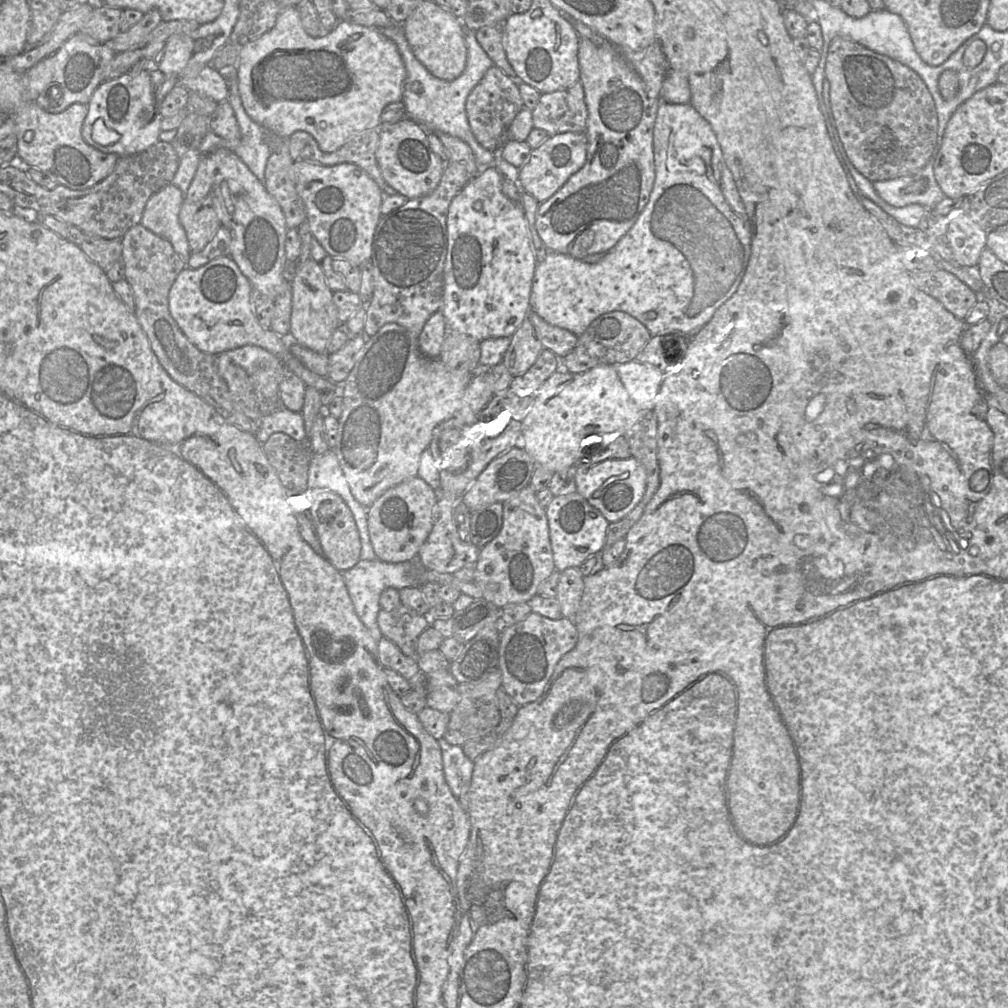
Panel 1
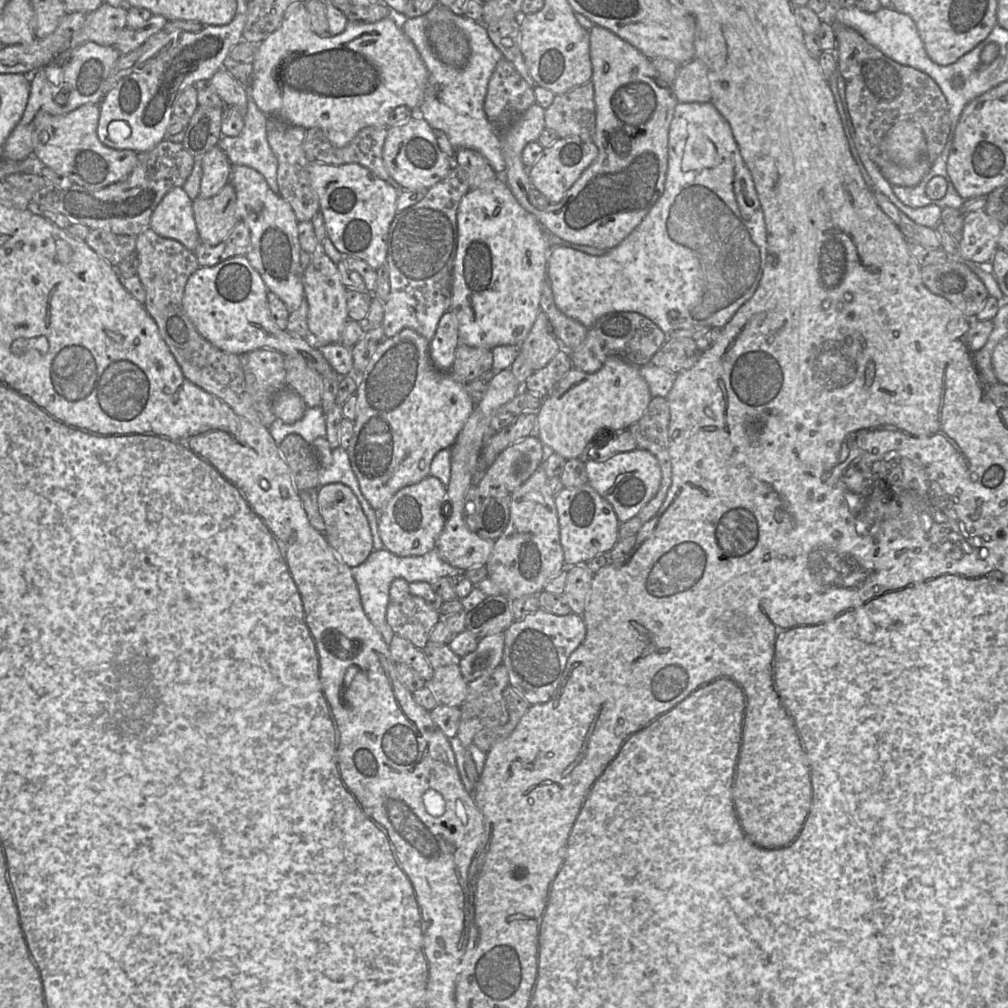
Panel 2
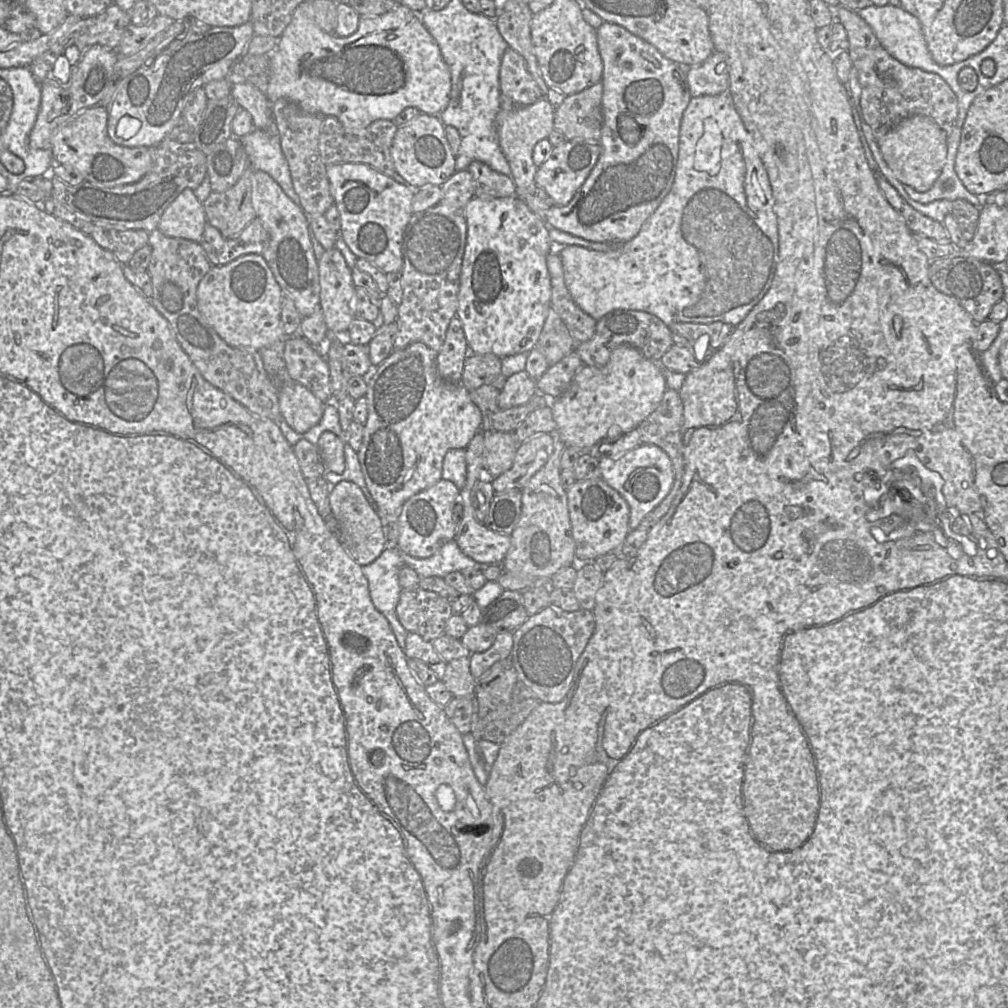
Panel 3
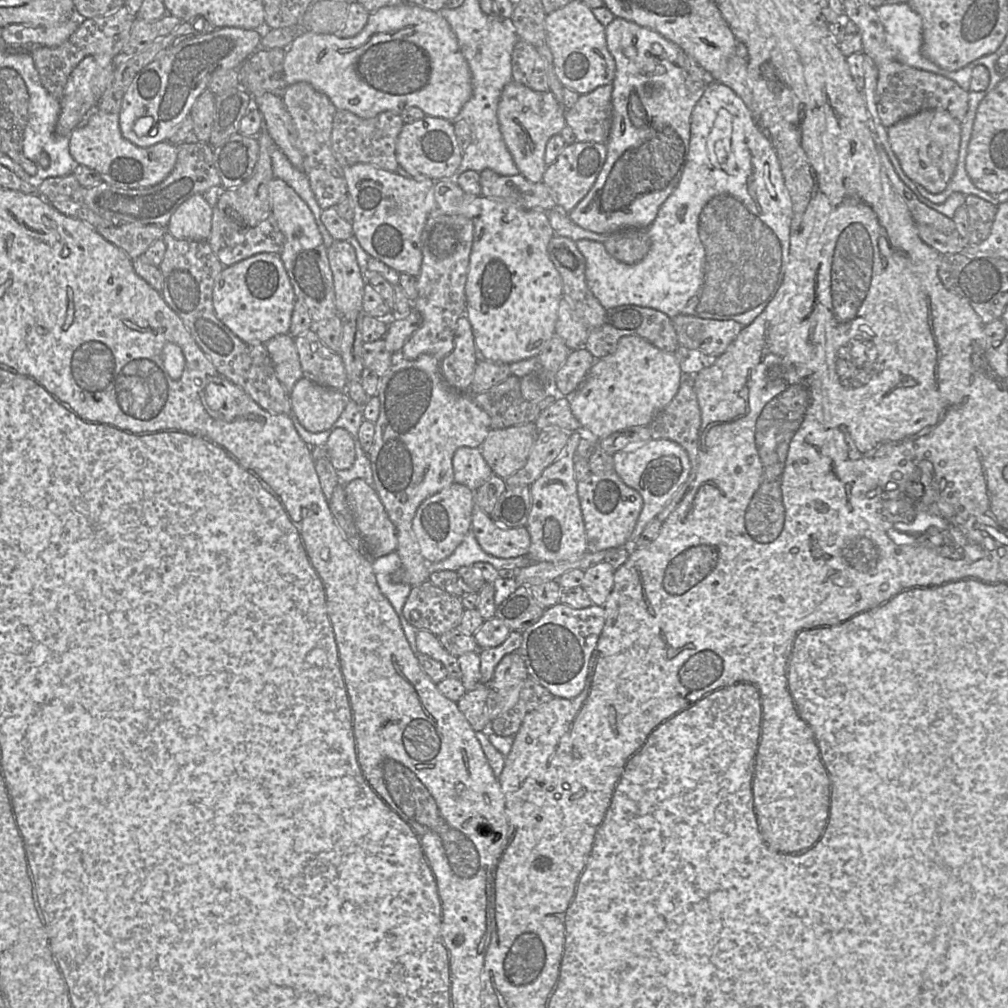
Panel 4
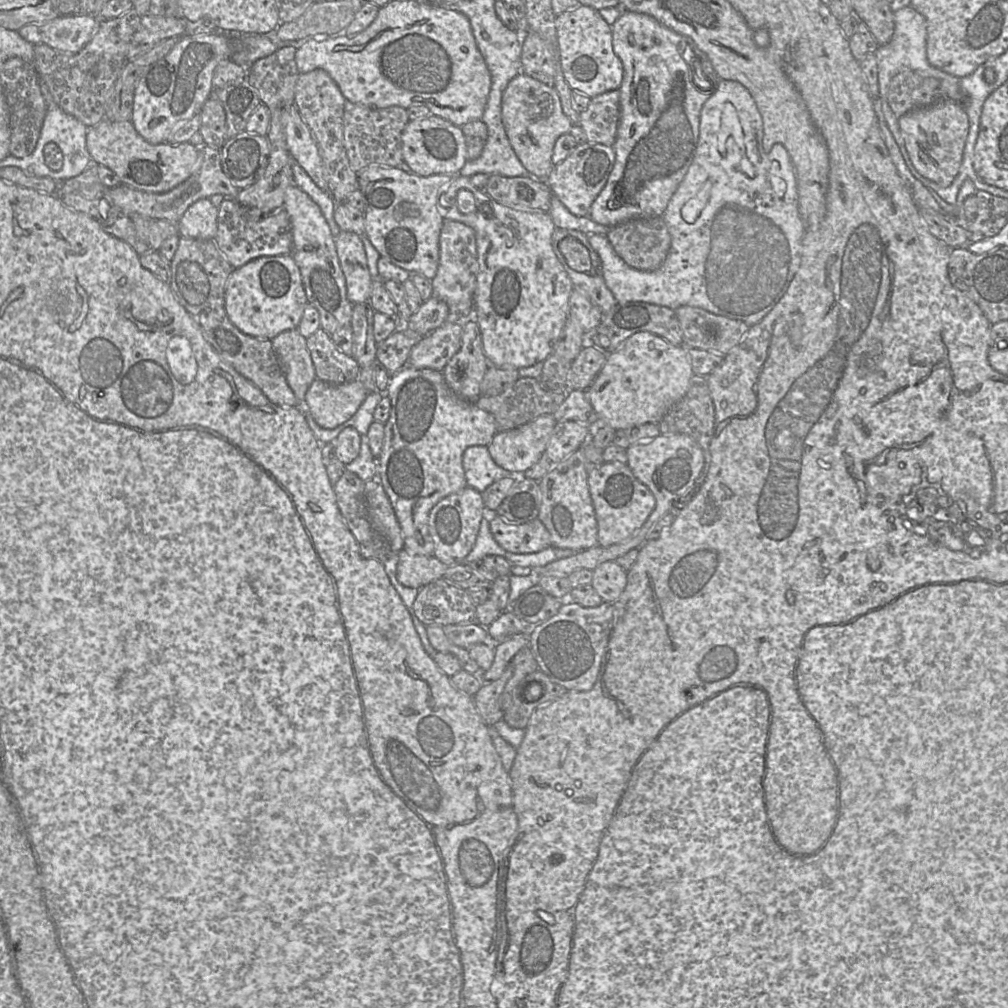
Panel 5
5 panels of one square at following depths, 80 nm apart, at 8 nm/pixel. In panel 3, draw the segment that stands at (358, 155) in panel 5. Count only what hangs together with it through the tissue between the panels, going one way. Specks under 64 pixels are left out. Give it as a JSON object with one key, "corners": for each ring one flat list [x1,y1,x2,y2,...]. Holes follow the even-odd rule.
{"corners":[[334,116,323,119,318,140,318,150,326,165,363,163,370,165,382,174,401,184,408,184,396,171,391,158,391,146,398,126,393,120,378,119,360,130,346,130]]}

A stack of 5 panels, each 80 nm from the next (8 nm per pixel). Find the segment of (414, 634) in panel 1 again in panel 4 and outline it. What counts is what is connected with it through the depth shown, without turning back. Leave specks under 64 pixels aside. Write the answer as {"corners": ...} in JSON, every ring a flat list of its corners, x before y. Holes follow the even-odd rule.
{"corners":[[429,581,412,586,402,610,409,624,438,637,458,627,464,611,461,597,452,595]]}

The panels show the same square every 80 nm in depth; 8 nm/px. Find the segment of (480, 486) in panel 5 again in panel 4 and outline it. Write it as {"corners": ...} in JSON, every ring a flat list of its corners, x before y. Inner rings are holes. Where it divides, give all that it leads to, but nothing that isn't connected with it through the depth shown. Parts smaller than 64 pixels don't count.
{"corners":[[458,448,453,455,452,464,455,482,473,491,494,475,479,448]]}

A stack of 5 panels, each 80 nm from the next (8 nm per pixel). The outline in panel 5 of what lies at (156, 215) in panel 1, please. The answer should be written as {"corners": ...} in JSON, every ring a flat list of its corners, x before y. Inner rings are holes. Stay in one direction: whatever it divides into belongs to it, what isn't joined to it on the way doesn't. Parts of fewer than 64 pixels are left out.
{"corners":[[207,198,193,203,178,222,178,235,184,238,212,240,217,233,218,207]]}

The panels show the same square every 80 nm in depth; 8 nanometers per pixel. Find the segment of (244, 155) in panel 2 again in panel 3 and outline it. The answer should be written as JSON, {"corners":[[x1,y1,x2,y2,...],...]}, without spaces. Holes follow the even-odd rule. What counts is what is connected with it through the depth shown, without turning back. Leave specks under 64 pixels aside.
{"corners":[[274,124,268,130,254,128,252,132,238,139,248,156,249,167,269,174,283,192,299,205,299,197,294,190,289,165,282,153]]}

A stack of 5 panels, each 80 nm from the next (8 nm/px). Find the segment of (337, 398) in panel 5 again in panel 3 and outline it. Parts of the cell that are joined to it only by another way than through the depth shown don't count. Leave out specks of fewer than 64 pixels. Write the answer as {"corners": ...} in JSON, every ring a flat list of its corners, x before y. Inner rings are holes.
{"corners":[[286,380,280,384,278,399,281,419,299,433,315,426,326,407,326,403,294,380]]}

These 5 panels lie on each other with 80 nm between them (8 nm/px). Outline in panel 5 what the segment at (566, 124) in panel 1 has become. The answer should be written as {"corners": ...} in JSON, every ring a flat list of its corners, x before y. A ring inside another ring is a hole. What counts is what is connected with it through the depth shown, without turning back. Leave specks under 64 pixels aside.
{"corners":[[611,90,591,98,575,124,583,128,588,142,613,146,619,119,620,92]]}

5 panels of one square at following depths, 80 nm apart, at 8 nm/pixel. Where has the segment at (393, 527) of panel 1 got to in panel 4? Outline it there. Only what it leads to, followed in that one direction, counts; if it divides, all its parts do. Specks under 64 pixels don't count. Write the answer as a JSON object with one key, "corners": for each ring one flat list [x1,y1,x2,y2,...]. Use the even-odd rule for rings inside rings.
{"corners":[[452,483,424,500,413,519,413,532,420,546,421,555,429,562,439,562,449,557,470,531,475,492,470,488]]}

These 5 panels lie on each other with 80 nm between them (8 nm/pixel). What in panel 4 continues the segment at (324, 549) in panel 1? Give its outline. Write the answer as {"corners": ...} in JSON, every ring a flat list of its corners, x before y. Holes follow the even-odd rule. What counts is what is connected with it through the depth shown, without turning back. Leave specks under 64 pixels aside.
{"corners":[[352,480,345,484,345,493,368,557,375,560,396,551,396,528,373,485]]}

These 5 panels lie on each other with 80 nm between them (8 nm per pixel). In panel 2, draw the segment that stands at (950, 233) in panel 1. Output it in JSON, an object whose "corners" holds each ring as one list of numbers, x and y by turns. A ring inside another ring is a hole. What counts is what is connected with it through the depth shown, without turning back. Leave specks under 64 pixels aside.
{"corners":[[984,210,971,211,964,216,958,257,976,264,989,263,999,249,998,239,1004,226]]}

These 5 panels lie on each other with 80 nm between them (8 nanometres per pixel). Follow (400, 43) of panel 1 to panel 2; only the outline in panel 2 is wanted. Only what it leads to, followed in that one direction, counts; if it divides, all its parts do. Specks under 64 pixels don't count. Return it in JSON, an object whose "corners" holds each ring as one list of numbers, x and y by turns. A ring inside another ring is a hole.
{"corners":[[391,11,389,16,394,18,412,41,428,71,424,97,415,113,425,119,435,131,444,132,454,148,468,148,478,152,498,176,503,176,506,164,501,151,500,136,484,111,490,77,503,56,489,38,486,25,454,13,452,23,464,33,470,48,466,64,462,68,455,68,443,63,433,48,427,34,429,21,426,14,407,18,402,13]]}

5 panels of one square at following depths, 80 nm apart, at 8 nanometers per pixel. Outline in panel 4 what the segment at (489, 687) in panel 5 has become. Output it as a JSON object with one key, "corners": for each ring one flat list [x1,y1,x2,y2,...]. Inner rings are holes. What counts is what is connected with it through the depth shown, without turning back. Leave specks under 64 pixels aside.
{"corners":[[485,683,480,684,457,701,458,709,464,714,475,732,489,729,490,718,488,714,487,699,488,688]]}

